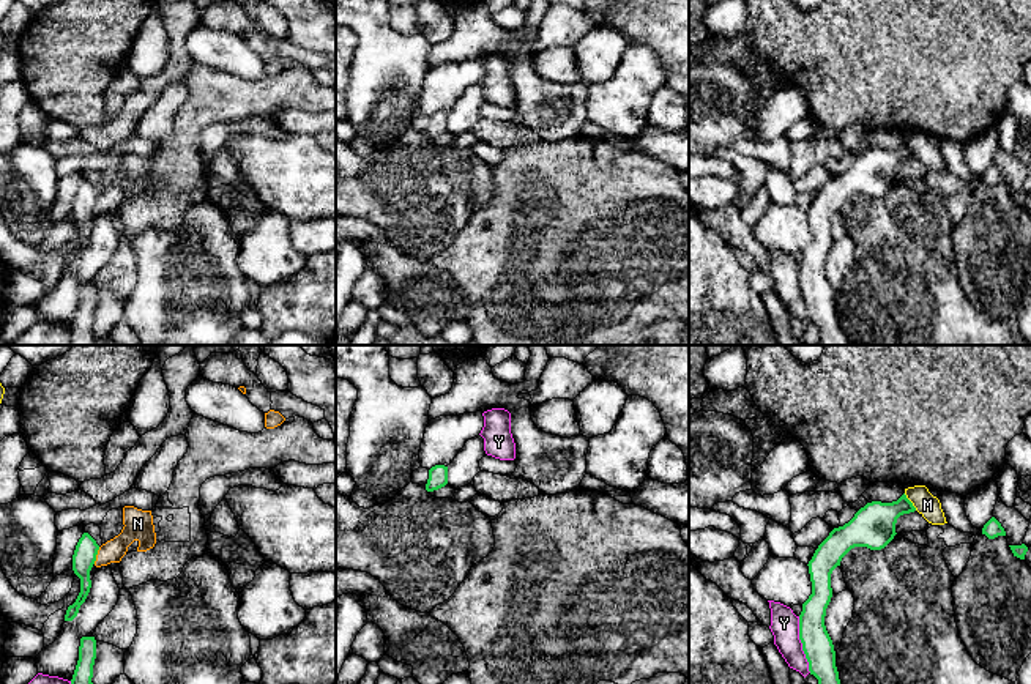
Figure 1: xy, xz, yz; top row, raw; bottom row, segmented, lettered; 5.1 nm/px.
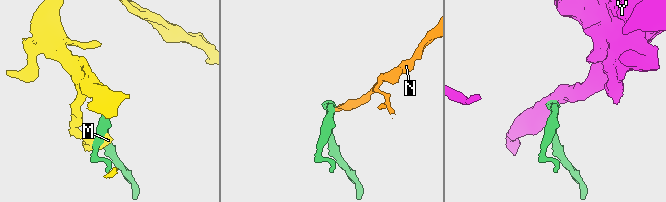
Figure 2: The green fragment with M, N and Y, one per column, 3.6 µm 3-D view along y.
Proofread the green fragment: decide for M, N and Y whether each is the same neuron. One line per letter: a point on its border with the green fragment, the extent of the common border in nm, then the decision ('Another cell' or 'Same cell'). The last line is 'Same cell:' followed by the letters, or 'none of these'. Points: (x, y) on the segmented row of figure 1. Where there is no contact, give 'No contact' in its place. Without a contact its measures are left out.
M: Touches green at yz (910, 501). Shared border 110 nm. Another cell
N: Touches green at xy (96, 553). Shared border 90 nm. Another cell
Y: Touches green at yz (803, 645). Shared border 300 nm. Another cell
Same cell: none of these

